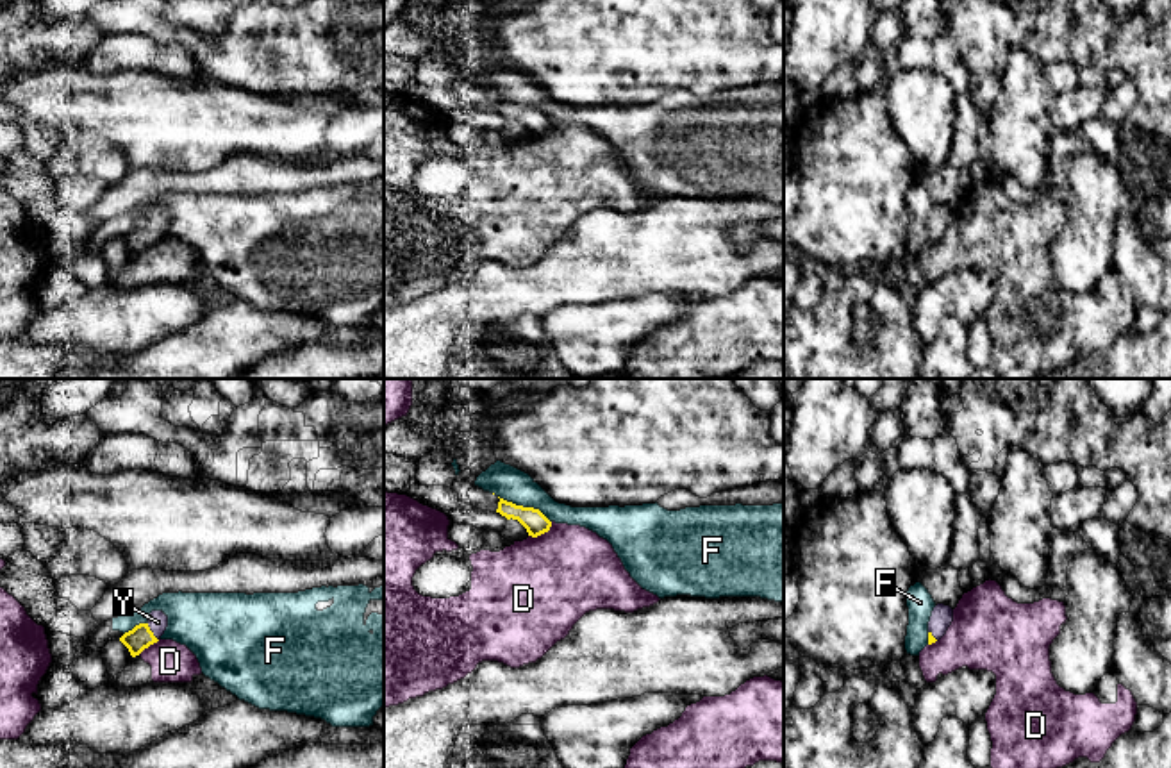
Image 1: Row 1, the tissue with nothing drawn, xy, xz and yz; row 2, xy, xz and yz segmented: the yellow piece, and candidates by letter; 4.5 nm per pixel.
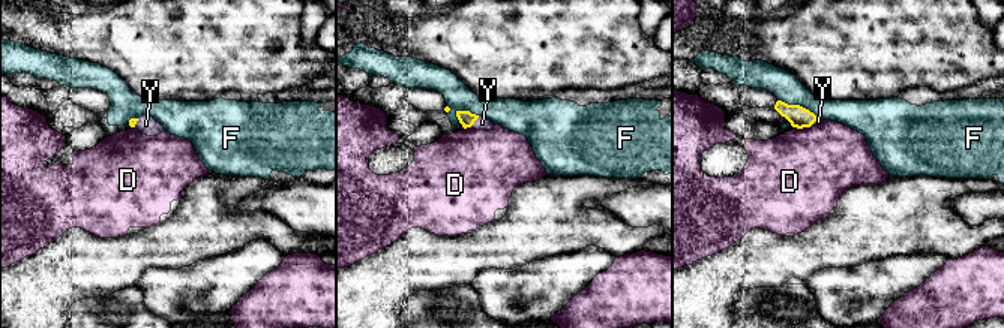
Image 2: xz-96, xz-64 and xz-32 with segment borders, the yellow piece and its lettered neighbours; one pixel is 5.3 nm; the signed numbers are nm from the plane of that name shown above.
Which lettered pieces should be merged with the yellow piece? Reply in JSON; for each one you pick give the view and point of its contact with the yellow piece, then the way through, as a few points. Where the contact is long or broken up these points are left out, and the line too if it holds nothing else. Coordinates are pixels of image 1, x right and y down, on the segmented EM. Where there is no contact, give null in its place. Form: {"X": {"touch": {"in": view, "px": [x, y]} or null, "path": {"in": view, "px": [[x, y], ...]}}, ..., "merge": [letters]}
{"Y": {"touch": {"in": "xy", "px": [152, 633]}, "path": {"in": "xy", "px": [[140, 638], [152, 633], [157, 622]]}}, "merge": ["Y"]}

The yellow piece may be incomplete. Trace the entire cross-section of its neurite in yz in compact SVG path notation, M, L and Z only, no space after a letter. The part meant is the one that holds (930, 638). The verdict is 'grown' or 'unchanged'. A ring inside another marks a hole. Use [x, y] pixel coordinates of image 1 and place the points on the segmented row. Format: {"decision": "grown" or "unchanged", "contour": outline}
{"decision": "grown", "contour": "M937 604L928 622L928 645L939 641L953 622L953 609L944 604Z"}

